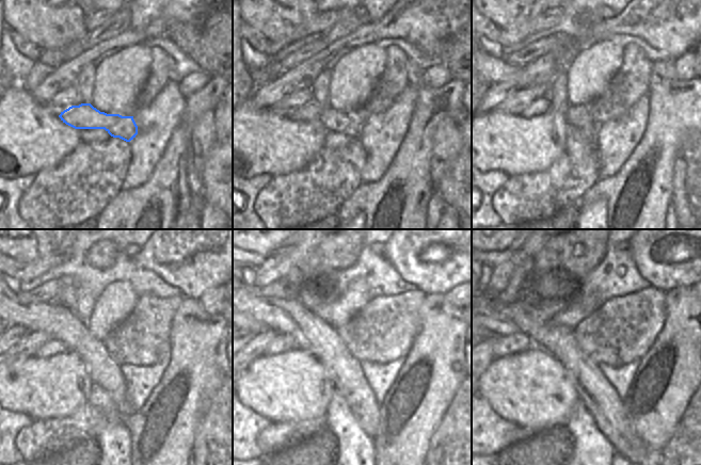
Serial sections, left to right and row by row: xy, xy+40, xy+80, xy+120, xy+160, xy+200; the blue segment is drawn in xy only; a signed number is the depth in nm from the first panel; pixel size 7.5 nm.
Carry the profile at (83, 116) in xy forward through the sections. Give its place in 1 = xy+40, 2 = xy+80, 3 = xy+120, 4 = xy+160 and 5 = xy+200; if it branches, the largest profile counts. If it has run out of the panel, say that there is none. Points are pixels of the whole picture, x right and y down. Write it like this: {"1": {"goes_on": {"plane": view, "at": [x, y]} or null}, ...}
{"1": {"goes_on": {"plane": "xy+40", "at": [350, 124]}}, "2": {"goes_on": {"plane": "xy+80", "at": [539, 107]}}, "3": {"goes_on": {"plane": "xy+120", "at": [53, 347]}}, "4": {"goes_on": {"plane": "xy+160", "at": [283, 342]}}, "5": {"goes_on": {"plane": "xy+200", "at": [519, 342]}}}

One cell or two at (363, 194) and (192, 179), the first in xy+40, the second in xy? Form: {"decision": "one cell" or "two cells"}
{"decision": "two cells"}

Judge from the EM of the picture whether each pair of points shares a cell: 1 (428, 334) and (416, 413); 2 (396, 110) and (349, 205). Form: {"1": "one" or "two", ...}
{"1": "one", "2": "two"}

